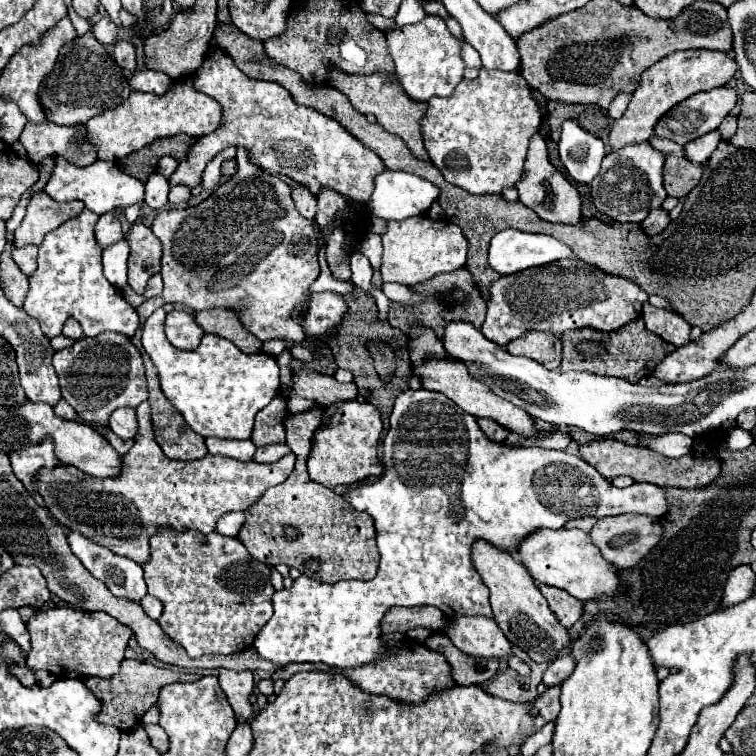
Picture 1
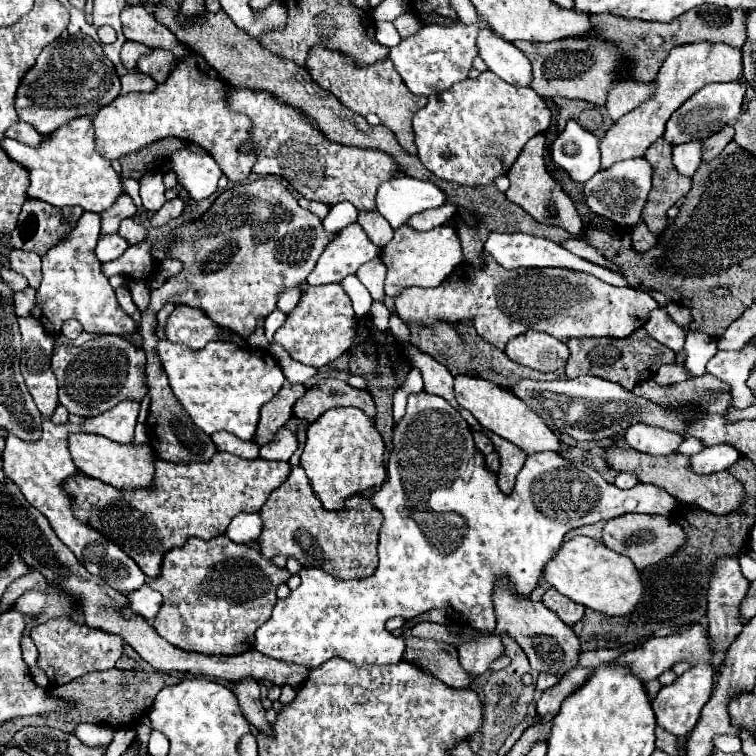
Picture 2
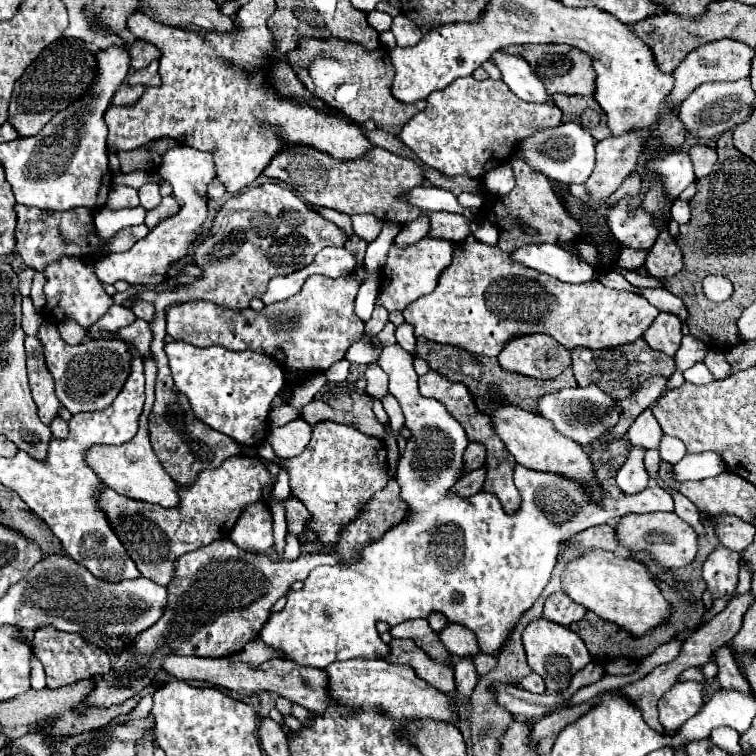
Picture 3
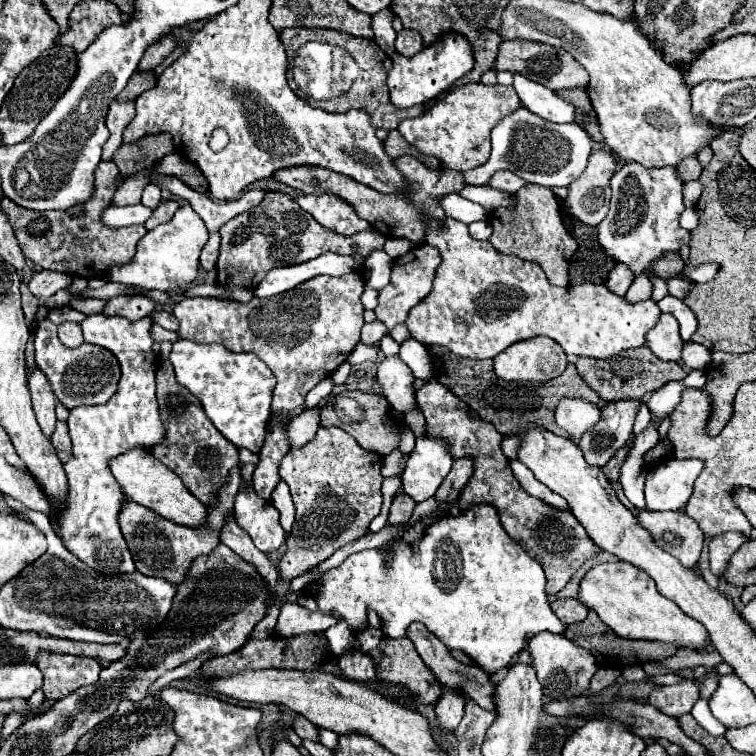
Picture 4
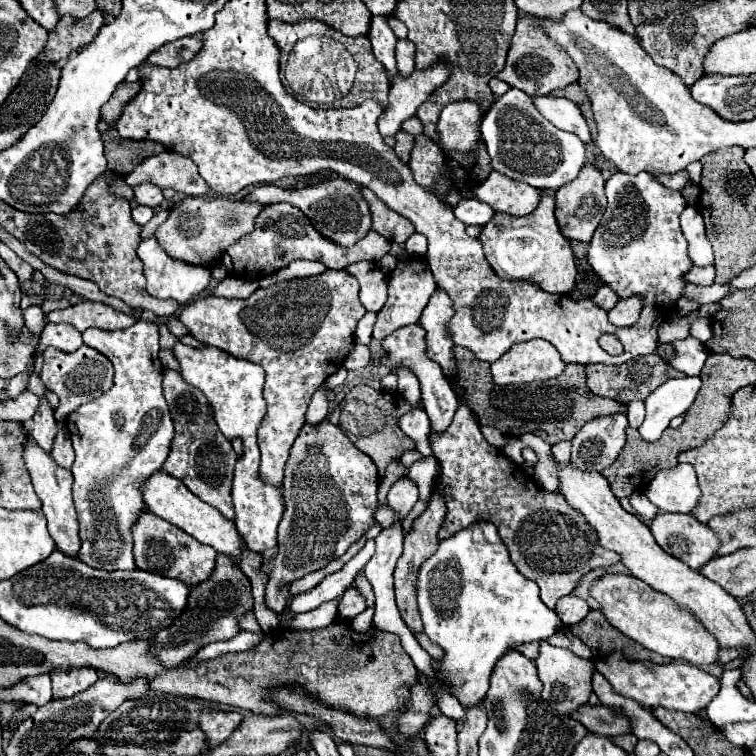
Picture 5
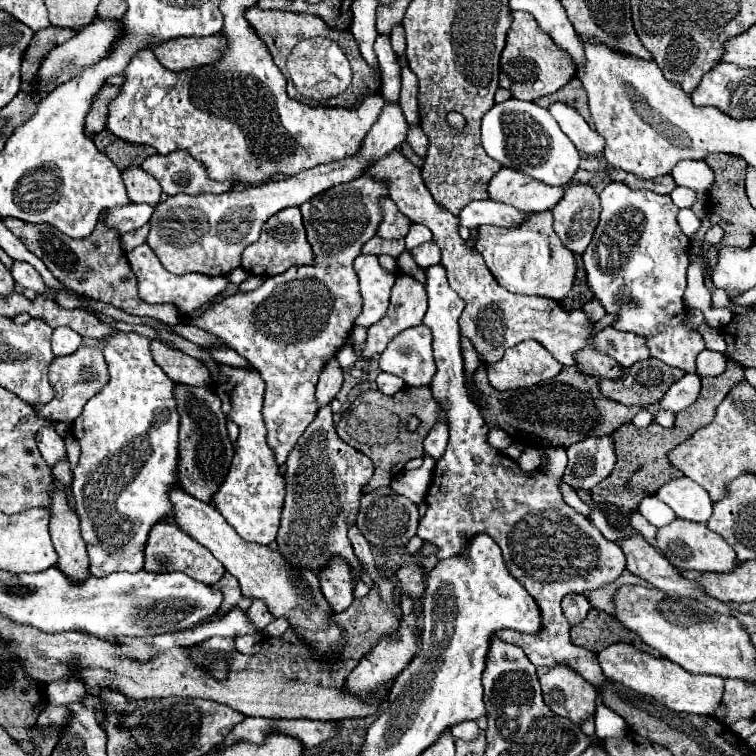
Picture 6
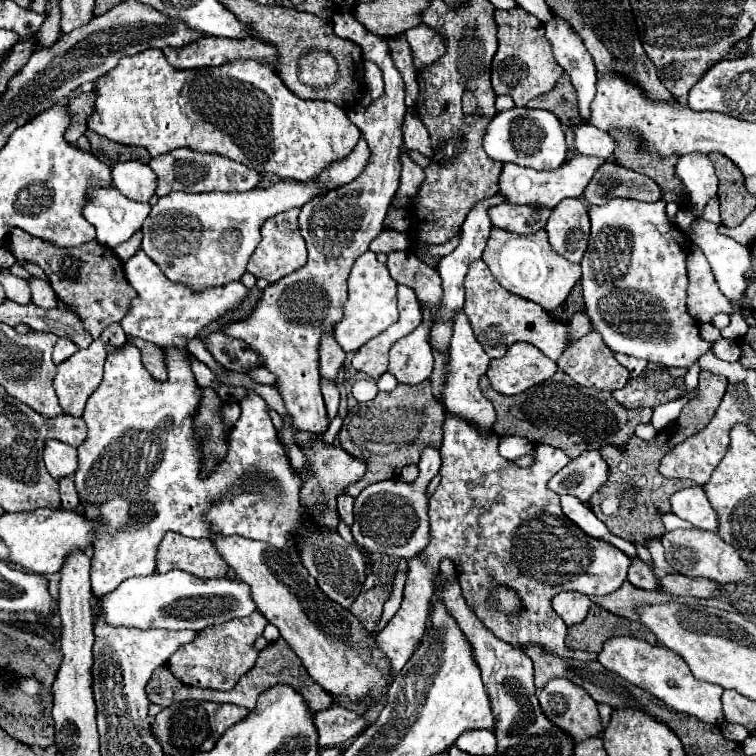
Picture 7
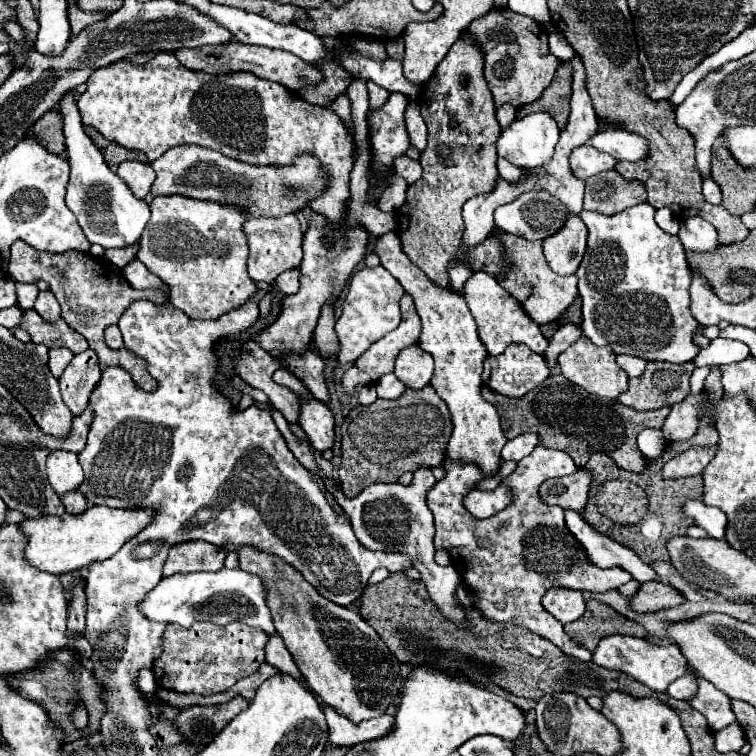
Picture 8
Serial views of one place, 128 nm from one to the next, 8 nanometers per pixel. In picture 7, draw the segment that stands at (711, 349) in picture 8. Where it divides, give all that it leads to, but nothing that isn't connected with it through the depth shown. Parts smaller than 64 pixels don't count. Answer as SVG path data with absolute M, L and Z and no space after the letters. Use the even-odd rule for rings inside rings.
M720 338L718 342L714 342L711 349L718 358L726 362L738 362L742 356L742 348L738 346L738 340ZM694 362L694 364L690 366L690 370L688 370L686 378L684 378L686 394L688 394L688 392L692 392L692 390L698 386L698 372L700 372L700 364L698 364L698 362Z

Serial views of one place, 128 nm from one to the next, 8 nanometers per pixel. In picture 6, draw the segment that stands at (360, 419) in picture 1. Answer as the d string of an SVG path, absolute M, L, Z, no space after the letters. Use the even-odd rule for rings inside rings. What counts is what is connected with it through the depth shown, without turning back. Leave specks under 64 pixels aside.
M326 404L322 410L318 410L316 420L298 438L286 460L286 502L276 542L278 550L284 554L284 558L288 558L288 562L292 562L292 566L316 572L328 562L328 558L342 556L350 562L354 580L360 580L360 564L346 532L348 526L356 522L362 488L368 484L372 474L372 460L342 442L336 434L332 408ZM252 602L252 606L246 610L246 614L256 630L262 630L264 626L268 626L274 620L272 614L268 614L268 610L264 608L264 602Z

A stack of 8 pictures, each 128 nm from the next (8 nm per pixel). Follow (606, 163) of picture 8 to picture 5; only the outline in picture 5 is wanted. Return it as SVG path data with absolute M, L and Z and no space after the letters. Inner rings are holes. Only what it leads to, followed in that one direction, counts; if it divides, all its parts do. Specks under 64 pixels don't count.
M492 172L486 182L478 186L476 198L488 202L496 212L526 216L538 208L542 192L526 182L512 180L506 174Z

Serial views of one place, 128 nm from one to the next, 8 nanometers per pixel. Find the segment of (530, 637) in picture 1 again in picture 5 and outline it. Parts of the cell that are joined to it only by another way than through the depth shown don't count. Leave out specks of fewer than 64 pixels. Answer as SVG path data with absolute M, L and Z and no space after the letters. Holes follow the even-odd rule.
M542 642L540 656L536 660L536 668L538 668L538 678L544 684L542 698L560 714L572 714L582 704L588 702L592 694L592 670L594 670L594 664L590 660L576 656L570 650L548 646L548 642Z

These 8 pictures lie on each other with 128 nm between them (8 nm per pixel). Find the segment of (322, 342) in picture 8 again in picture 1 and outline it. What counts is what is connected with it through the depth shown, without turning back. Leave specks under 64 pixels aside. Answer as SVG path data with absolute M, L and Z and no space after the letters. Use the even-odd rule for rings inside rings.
M268 444L256 450L254 460L256 462L276 462L280 458L284 458L290 452L290 448L286 444Z

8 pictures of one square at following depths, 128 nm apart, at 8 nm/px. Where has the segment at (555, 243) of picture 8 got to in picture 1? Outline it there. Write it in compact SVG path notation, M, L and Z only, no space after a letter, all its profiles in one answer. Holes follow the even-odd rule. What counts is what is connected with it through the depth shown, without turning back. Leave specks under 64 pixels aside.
M682 50L674 52L660 62L656 62L652 68L648 68L642 74L642 82L636 88L632 102L628 104L622 118L618 118L610 130L608 142L610 152L616 152L630 144L642 144L648 142L654 136L656 122L676 104L690 98L696 92L712 90L718 86L724 86L732 76L736 74L738 64L728 52L716 52L716 50Z

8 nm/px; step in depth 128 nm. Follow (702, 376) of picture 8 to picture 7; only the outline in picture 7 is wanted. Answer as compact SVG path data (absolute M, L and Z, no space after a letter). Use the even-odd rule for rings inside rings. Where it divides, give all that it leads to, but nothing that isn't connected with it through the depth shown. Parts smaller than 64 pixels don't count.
M694 390L690 396L686 396L686 398L678 398L678 400L674 400L674 402L668 402L668 404L664 404L664 406L658 406L658 408L654 408L654 416L652 416L652 426L660 432L660 430L664 430L666 426L670 426L676 418L678 418L678 414L680 414L680 410L696 396L696 392L698 390Z

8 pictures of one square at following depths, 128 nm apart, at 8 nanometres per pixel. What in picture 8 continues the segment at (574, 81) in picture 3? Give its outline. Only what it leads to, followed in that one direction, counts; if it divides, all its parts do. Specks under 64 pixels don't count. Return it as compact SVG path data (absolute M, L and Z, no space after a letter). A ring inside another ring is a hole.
M492 8L488 14L472 20L466 30L484 54L484 78L494 96L496 108L502 104L512 104L514 108L532 104L550 84L560 64L558 58L550 54L548 36L540 24L510 8Z

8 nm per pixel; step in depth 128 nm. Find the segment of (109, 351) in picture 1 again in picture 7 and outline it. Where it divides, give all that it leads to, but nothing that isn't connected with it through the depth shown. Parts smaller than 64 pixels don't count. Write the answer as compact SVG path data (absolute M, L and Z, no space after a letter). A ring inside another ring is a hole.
M110 324L102 332L100 340L94 340L86 350L78 350L72 358L64 360L64 364L58 366L58 374L54 378L54 390L56 390L60 406L64 408L66 414L70 414L70 416L82 416L86 400L90 398L90 394L102 382L102 370L104 370L104 362L106 362L106 344L112 344L112 342L120 342L120 346L126 342L126 334L124 334L124 330L122 330L120 324Z

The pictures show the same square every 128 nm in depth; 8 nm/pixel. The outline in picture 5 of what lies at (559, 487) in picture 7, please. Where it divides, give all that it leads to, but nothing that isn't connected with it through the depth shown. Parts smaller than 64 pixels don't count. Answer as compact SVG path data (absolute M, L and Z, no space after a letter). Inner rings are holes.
M624 414L594 418L572 438L572 466L584 472L602 472L620 454L628 420Z

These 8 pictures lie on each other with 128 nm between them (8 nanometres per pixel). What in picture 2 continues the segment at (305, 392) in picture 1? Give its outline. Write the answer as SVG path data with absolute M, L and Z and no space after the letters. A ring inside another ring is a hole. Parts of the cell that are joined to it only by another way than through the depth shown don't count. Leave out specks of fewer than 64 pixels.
M332 378L332 386L314 386L314 388L310 388L294 404L294 414L300 420L314 422L326 410L340 408L340 406L354 406L354 408L364 410L364 414L370 416L370 418L376 416L376 408L374 408L370 392L362 392L358 388L352 388L348 382L336 380L336 378Z

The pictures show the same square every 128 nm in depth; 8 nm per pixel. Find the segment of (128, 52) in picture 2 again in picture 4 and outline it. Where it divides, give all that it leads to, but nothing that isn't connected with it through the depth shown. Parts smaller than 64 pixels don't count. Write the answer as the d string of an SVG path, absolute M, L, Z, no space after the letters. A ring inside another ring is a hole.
M168 36L164 38L164 42L156 42L156 46L150 46L146 52L144 52L144 58L140 60L140 66L138 70L154 70L156 66L160 66L166 56L178 46L178 40L174 36Z

